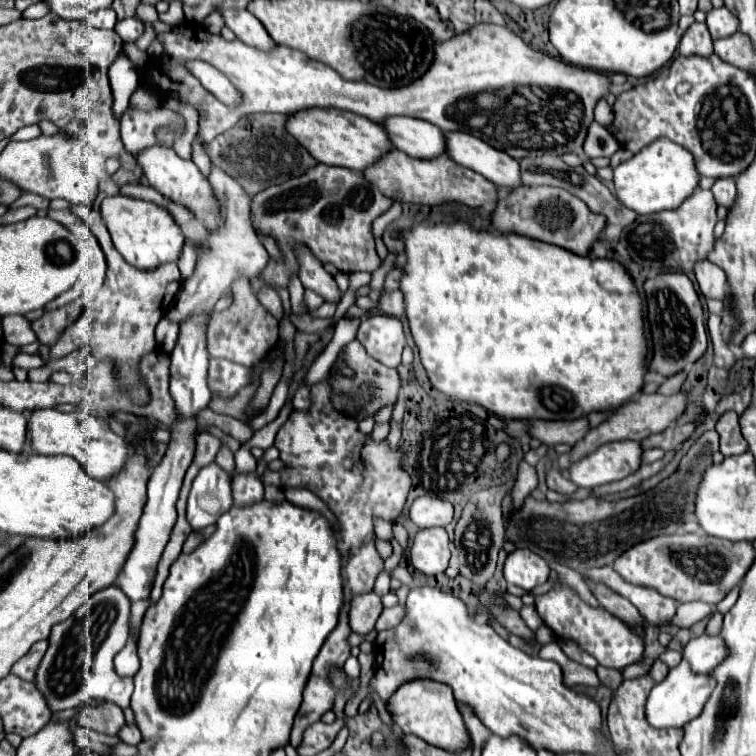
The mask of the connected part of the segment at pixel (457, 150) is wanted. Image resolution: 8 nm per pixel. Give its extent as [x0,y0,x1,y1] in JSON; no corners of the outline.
[445,132,521,190]

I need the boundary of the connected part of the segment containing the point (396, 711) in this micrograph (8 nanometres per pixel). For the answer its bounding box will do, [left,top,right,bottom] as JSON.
[387,680,471,752]

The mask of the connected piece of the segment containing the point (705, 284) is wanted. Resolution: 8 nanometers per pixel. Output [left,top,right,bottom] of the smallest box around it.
[695,260,725,298]

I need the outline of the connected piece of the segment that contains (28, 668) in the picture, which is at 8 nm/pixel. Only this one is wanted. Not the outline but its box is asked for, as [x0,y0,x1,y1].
[11,640,47,680]

